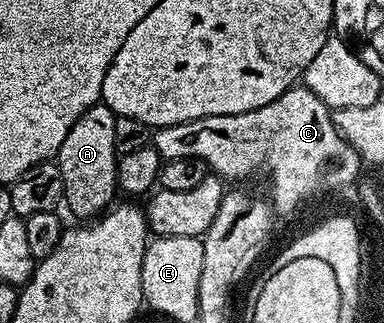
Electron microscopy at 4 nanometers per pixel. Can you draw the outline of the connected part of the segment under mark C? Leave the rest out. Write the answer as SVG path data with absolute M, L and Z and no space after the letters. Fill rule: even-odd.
M293 87L278 95L274 103L266 103L266 107L258 107L254 111L238 115L210 115L181 125L157 128L151 134L150 141L164 161L183 157L198 159L203 161L215 176L228 183L244 181L247 177L265 173L269 183L272 184L272 201L276 204L277 211L292 213L303 201L308 201L311 197L326 192L327 189L340 189L361 176L361 155L336 129L332 112L326 103L322 103L322 99L318 99L318 95L314 95L314 91Z

